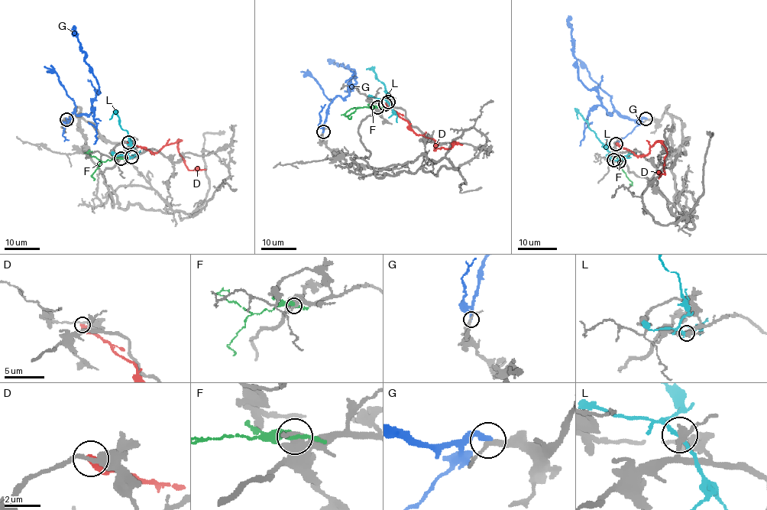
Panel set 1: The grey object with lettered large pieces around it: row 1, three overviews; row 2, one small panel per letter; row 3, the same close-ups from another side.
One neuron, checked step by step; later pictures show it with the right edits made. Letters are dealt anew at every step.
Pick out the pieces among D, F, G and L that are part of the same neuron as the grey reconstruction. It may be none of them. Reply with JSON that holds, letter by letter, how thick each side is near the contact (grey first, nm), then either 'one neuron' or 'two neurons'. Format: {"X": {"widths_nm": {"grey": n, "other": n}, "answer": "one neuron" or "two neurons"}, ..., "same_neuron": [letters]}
{"D": {"widths_nm": {"grey": 240, "other": 480}, "answer": "two neurons"}, "F": {"widths_nm": {"grey": 400, "other": 340}, "answer": "two neurons"}, "G": {"widths_nm": {"grey": 200, "other": 300}, "answer": "one neuron"}, "L": {"widths_nm": {"grey": 320, "other": 190}, "answer": "two neurons"}, "same_neuron": ["G"]}

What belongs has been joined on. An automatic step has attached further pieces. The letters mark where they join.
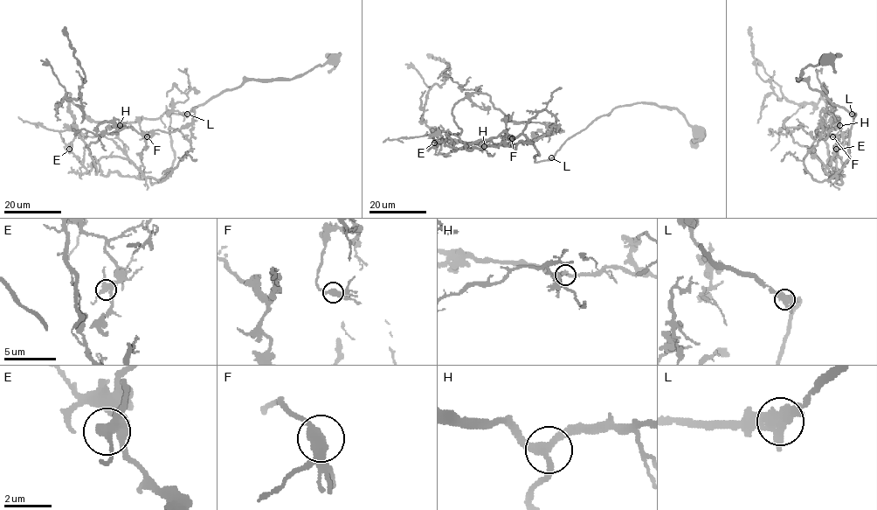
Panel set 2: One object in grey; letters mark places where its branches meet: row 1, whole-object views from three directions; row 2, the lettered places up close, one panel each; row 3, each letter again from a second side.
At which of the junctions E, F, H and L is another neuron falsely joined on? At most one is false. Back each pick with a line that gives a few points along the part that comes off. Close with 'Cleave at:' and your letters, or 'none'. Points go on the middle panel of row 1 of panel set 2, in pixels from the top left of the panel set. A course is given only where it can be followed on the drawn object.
Cleave at: none

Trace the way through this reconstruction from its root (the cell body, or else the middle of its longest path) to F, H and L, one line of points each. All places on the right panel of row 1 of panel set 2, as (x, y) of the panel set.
F: (826, 59), (797, 80), (856, 115), (841, 184), (825, 141), (826, 101), (839, 123), (831, 120), (832, 136)
H: (826, 59), (806, 66), (797, 80), (856, 115), (839, 184), (843, 175), (825, 141), (826, 101), (839, 125)
L: (826, 59), (814, 66), (806, 66), (797, 80), (804, 80), (812, 89), (818, 90), (831, 102), (852, 114)

